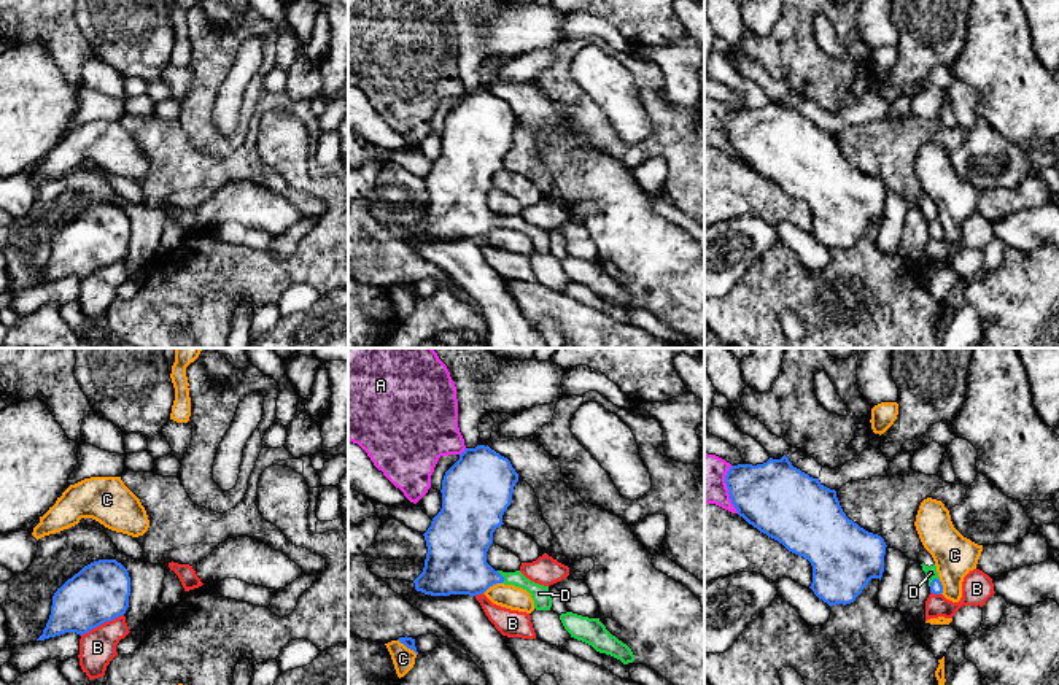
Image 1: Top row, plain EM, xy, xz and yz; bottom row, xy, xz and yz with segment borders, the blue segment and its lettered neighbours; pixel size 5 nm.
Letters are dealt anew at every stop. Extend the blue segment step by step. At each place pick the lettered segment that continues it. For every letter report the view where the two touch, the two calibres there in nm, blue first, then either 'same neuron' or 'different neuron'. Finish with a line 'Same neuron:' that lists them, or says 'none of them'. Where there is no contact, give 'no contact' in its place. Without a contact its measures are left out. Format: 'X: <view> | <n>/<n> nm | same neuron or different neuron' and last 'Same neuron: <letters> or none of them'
A: yz | 360/200 nm | different neuron
B: xy | 300/190 nm | different neuron
C: xz | 60/110 nm | different neuron
D: yz | 60/60 nm | same neuron
Same neuron: D

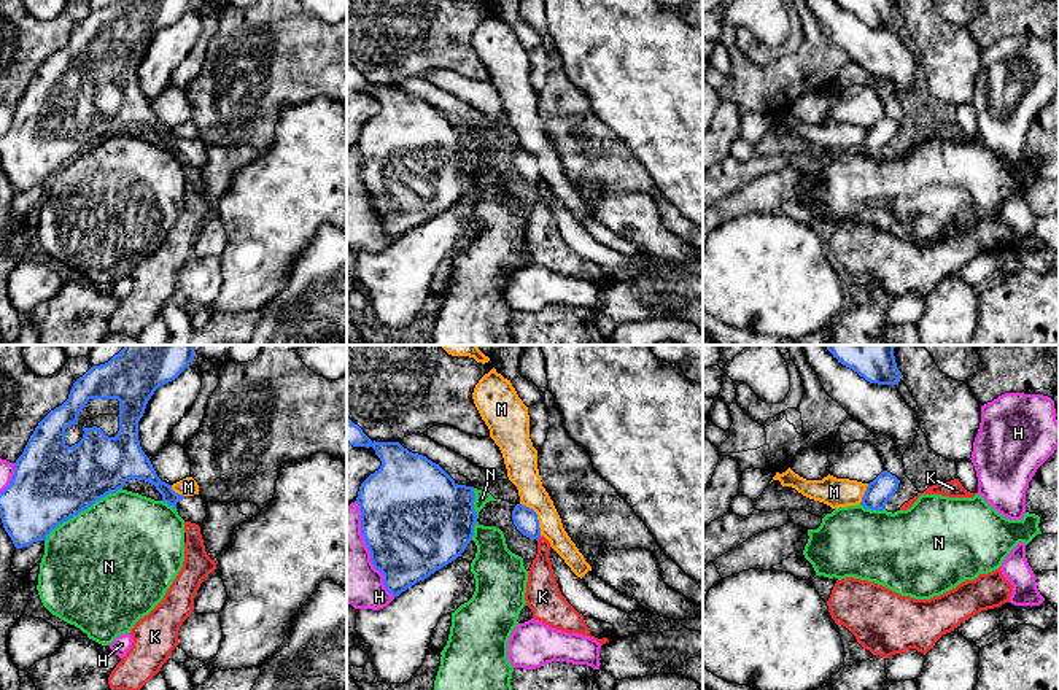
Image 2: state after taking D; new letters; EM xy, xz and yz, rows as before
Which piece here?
H: xz | 500/280 nm | different neuron
K: xz | 120/160 nm | different neuron
M: xz | 120/160 nm | different neuron
N: xy | 400/500 nm | different neuron
Same neuron: none of them

